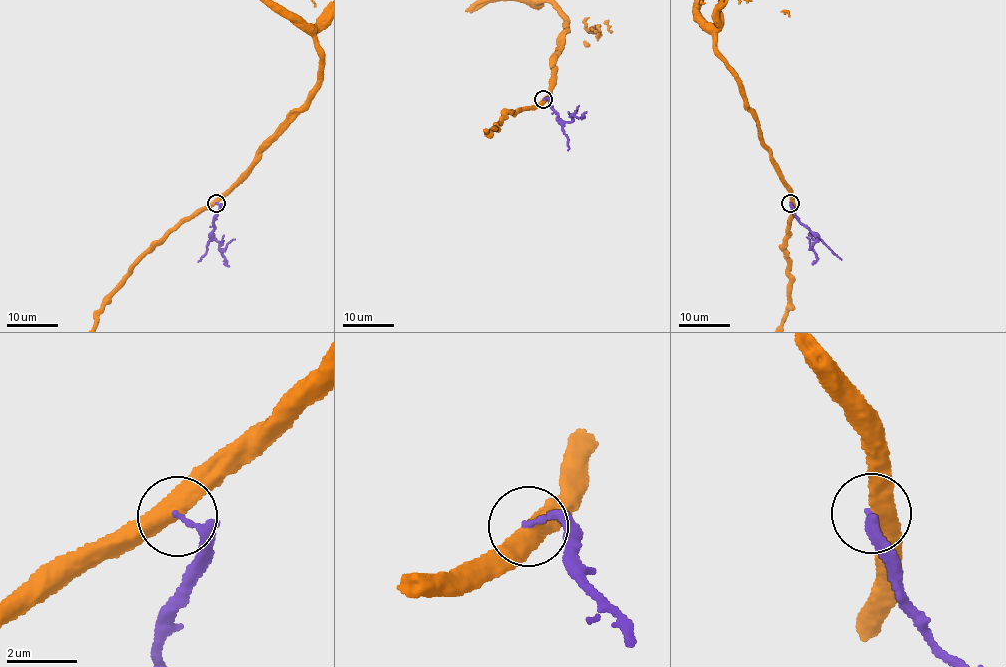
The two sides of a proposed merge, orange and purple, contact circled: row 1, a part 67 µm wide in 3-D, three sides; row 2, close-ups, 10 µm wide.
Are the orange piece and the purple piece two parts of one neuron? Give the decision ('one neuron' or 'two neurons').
two neurons

